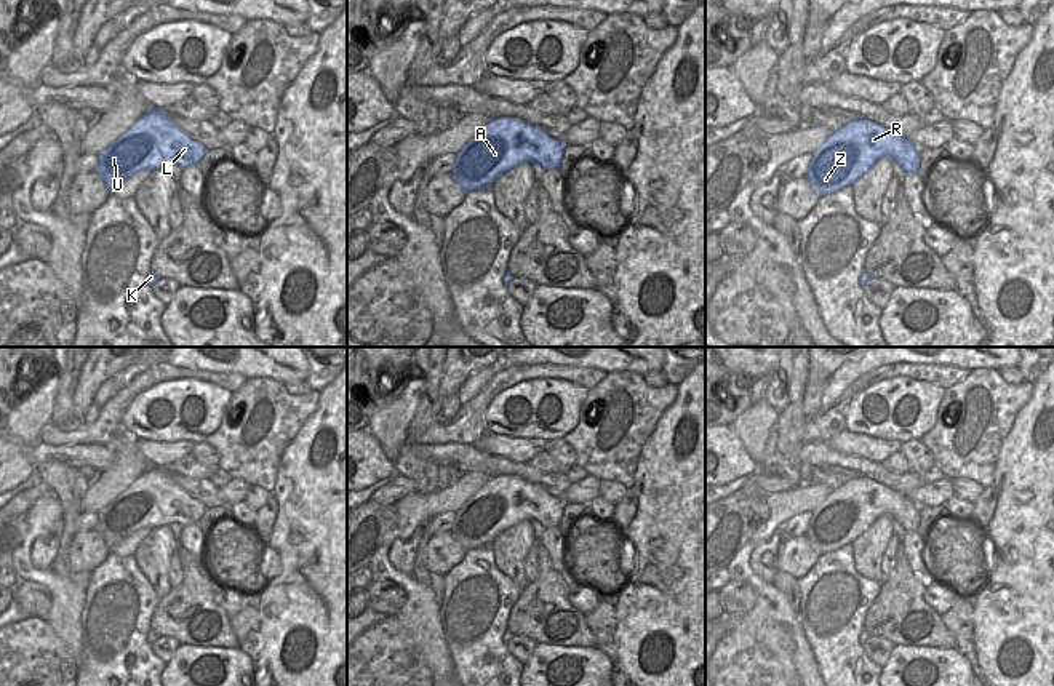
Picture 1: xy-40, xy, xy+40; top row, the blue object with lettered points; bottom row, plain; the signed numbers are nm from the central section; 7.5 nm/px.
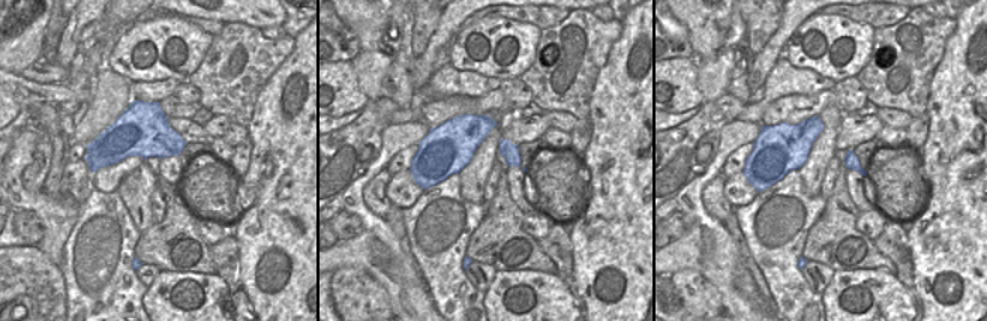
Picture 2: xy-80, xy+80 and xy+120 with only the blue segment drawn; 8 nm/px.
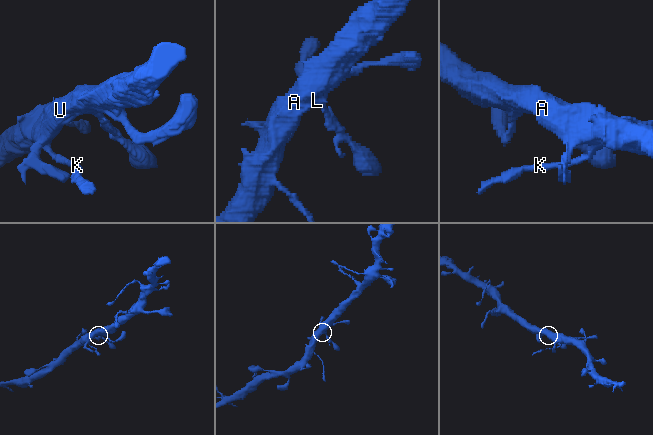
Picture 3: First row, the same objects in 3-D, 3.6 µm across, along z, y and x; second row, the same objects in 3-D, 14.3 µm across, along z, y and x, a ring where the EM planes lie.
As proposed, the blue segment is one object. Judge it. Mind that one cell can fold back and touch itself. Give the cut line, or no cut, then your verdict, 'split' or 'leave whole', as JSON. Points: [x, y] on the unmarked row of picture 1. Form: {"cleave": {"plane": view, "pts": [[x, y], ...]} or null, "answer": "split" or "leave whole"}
{"cleave": null, "answer": "leave whole"}

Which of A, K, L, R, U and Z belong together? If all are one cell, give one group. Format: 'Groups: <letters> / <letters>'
Groups: A K L R U Z

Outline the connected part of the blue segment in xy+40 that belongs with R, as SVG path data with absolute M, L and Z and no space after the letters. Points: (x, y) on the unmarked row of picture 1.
M852 478L817 505L804 536L825 555L852 544L881 515L899 521L904 531L920 531L920 509L907 494L870 478Z

